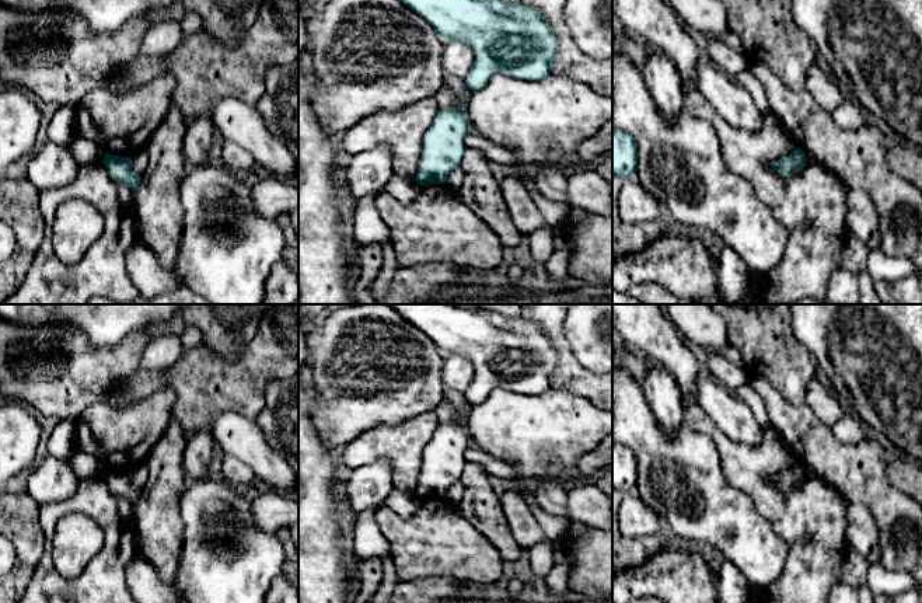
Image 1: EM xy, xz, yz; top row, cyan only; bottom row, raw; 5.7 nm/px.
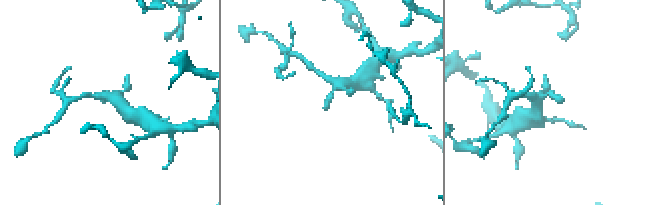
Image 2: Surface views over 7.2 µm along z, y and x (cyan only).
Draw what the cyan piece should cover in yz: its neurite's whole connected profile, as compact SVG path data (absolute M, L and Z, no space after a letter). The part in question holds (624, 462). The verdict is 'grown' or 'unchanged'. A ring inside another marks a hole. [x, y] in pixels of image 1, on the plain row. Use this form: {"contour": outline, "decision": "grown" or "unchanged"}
{"contour": "M612 443L612 487L618 491L633 491L638 485L638 459L633 450L622 443Z", "decision": "unchanged"}

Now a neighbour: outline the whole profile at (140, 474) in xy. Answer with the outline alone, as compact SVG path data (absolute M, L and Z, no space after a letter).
M142 463L139 467L130 471L132 484L142 491L149 480L149 467L146 463Z

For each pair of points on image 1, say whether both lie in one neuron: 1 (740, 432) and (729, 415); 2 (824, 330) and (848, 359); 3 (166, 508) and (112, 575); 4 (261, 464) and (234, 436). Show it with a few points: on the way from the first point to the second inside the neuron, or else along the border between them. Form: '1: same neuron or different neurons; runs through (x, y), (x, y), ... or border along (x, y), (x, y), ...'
1: same neuron; runs through (740, 428), (733, 419)
2: same neuron; runs through (831, 337), (847, 352)
3: different neurons; border along (133, 536), (138, 551)
4: same neuron; runs through (255, 457), (241, 443)

